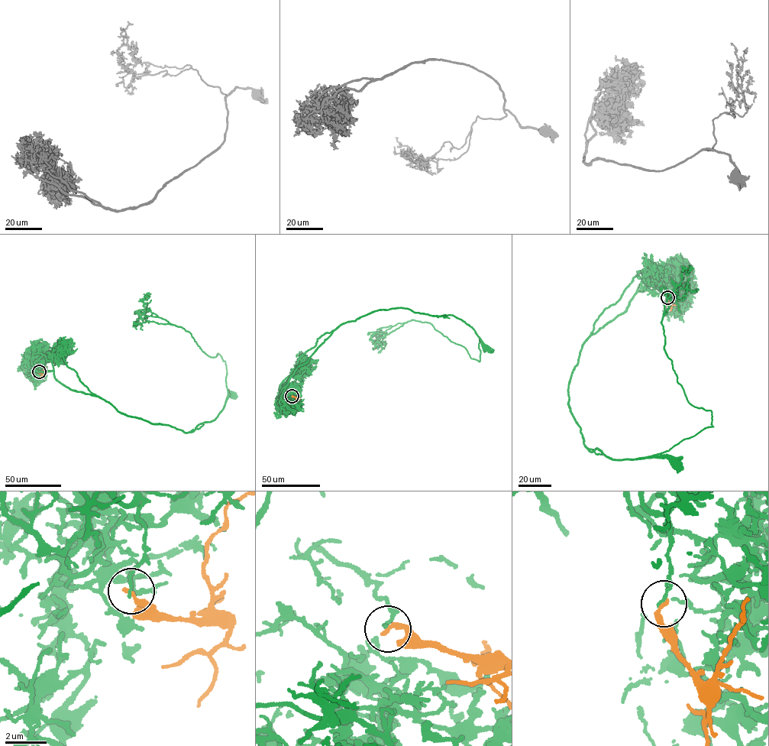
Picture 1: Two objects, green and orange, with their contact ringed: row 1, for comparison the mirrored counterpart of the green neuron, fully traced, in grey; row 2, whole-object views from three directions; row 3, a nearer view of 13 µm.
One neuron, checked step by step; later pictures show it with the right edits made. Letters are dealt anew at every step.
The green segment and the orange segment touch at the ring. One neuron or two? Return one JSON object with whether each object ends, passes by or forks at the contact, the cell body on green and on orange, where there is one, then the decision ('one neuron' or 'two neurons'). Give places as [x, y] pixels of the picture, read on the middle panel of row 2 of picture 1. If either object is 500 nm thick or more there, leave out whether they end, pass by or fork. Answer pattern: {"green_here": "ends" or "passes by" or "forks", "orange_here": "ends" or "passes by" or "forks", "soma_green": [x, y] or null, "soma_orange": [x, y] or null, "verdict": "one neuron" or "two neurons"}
{"green_here": "ends", "orange_here": "ends", "soma_green": [486, 347], "soma_orange": null, "verdict": "two neurons"}

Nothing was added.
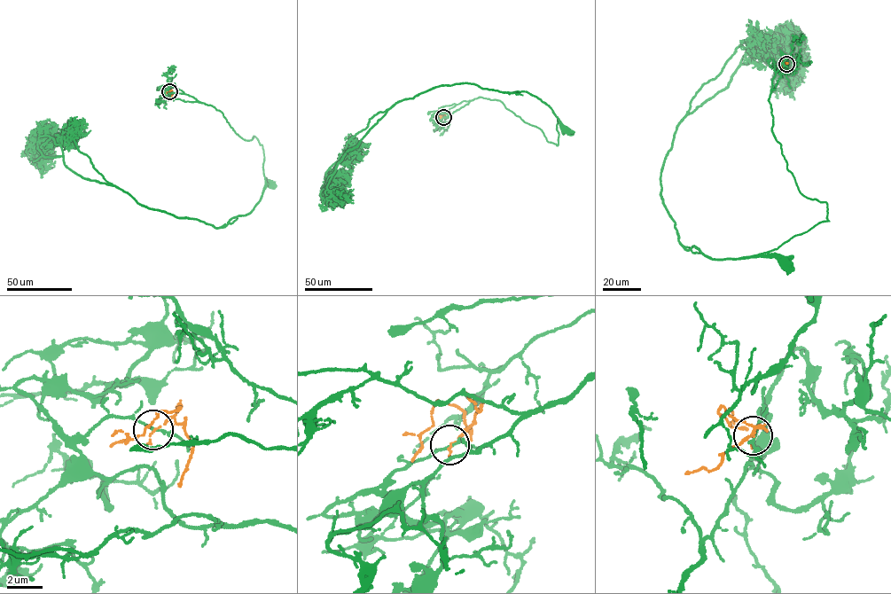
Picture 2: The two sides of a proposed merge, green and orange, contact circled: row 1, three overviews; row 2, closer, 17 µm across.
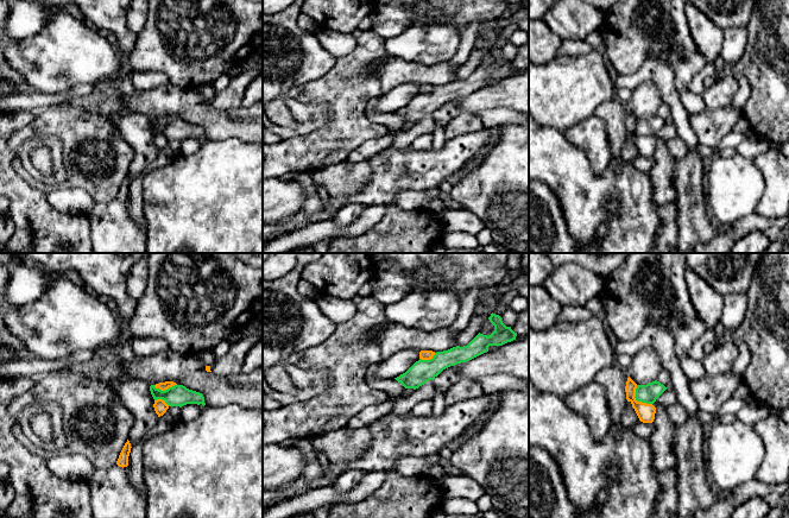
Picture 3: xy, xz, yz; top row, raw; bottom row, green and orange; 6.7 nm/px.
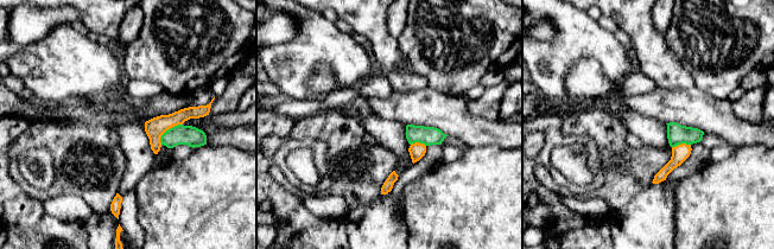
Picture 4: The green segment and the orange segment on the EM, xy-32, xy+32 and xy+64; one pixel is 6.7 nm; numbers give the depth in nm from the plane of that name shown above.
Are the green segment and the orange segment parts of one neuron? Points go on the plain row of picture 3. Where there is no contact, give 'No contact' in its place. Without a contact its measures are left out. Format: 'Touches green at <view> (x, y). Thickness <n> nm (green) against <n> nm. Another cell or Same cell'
Touches green at yz (637, 134). Thickness 130 nm (green) against 120 nm. Another cell

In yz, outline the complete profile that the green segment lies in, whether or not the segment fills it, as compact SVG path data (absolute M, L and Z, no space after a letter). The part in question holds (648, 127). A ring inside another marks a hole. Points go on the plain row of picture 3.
M657 114L646 119L637 119L635 132L637 135L654 138L667 122L668 121Z

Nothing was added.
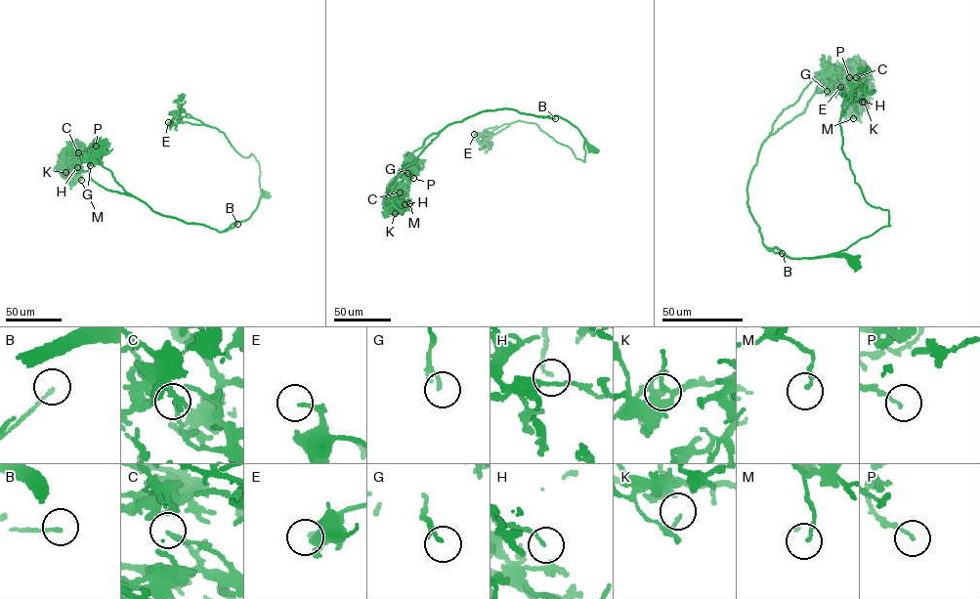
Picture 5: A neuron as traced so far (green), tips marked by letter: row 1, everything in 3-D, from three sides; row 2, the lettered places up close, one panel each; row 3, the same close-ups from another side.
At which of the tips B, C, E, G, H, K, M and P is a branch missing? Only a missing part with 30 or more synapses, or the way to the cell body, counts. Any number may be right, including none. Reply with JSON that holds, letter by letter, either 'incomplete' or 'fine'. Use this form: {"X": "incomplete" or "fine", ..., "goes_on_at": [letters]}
{"B": "fine", "C": "fine", "E": "fine", "G": "fine", "H": "fine", "K": "fine", "M": "fine", "P": "fine", "goes_on_at": []}

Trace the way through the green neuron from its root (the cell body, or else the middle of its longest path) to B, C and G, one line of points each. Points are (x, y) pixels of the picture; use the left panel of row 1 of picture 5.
B: (264, 193), (248, 219), (233, 223), (230, 228), (237, 224)
C: (264, 193), (248, 219), (218, 232), (162, 215), (133, 196), (98, 185), (80, 155), (67, 156), (78, 152)
G: (264, 193), (248, 219), (218, 232), (155, 213), (125, 192), (98, 156), (92, 156), (90, 165)

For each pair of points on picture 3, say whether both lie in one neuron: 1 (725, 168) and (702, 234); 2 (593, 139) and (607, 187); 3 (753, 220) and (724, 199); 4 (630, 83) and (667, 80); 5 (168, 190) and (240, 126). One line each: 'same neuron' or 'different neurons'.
1: different neurons
2: different neurons
3: different neurons
4: same neuron
5: different neurons

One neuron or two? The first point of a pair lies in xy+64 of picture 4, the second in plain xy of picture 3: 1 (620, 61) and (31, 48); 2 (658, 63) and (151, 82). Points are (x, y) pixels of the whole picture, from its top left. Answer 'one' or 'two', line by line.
1: one
2: one

